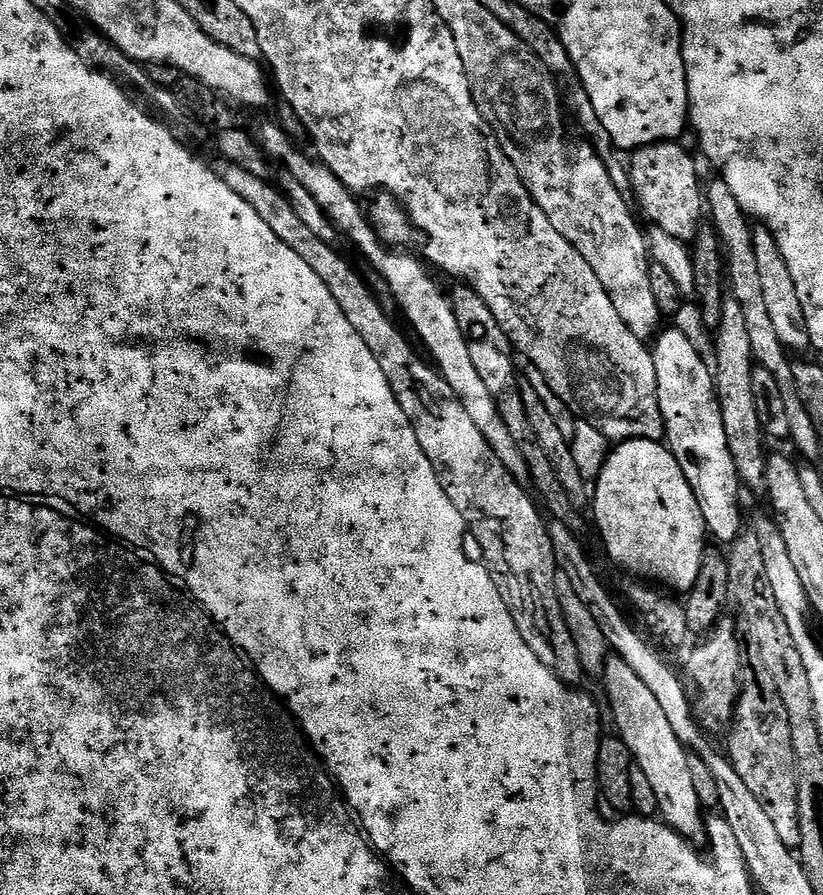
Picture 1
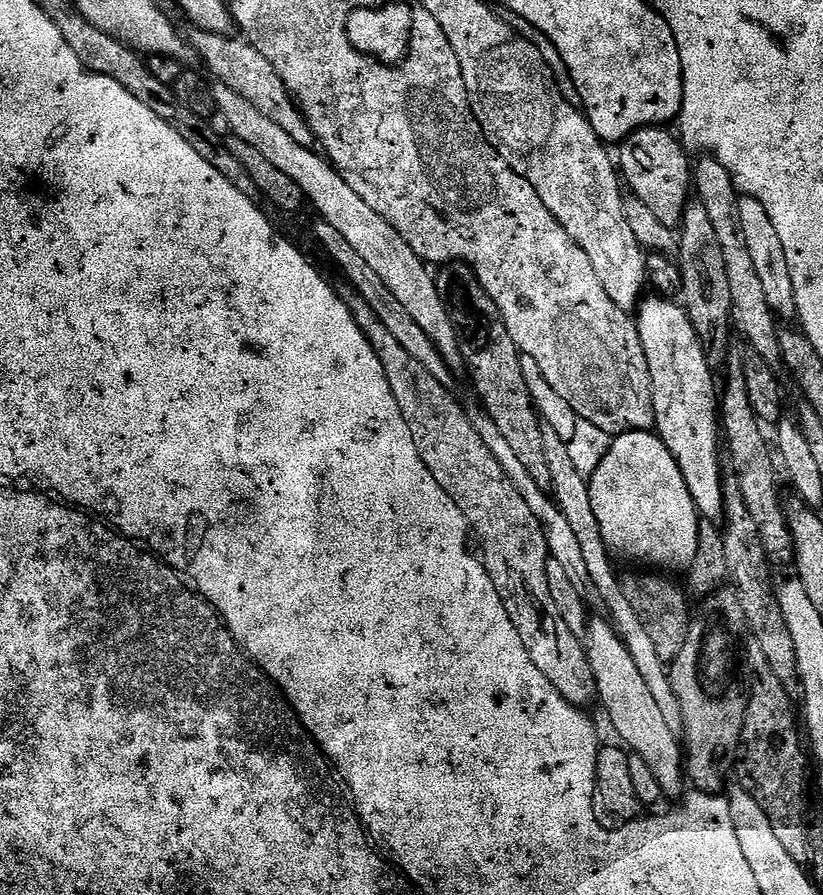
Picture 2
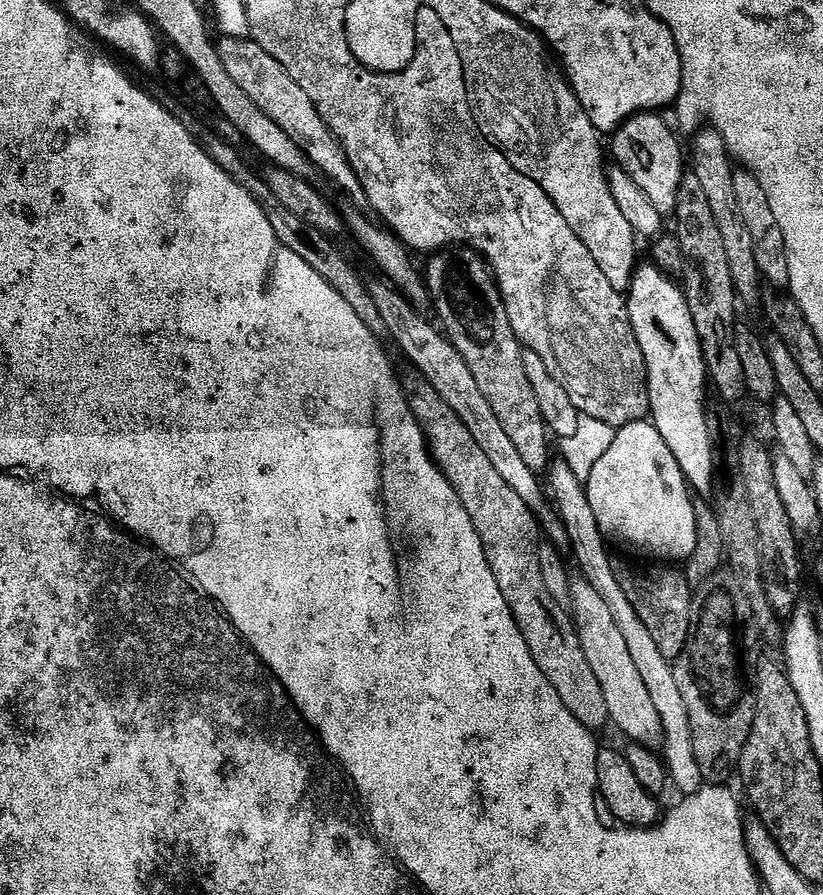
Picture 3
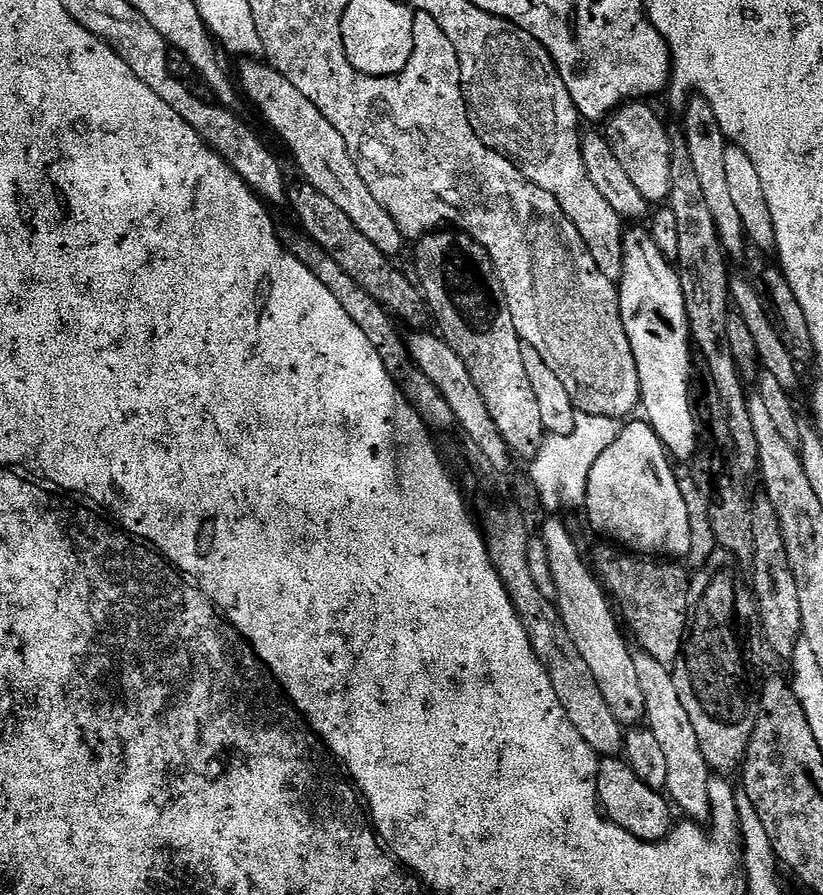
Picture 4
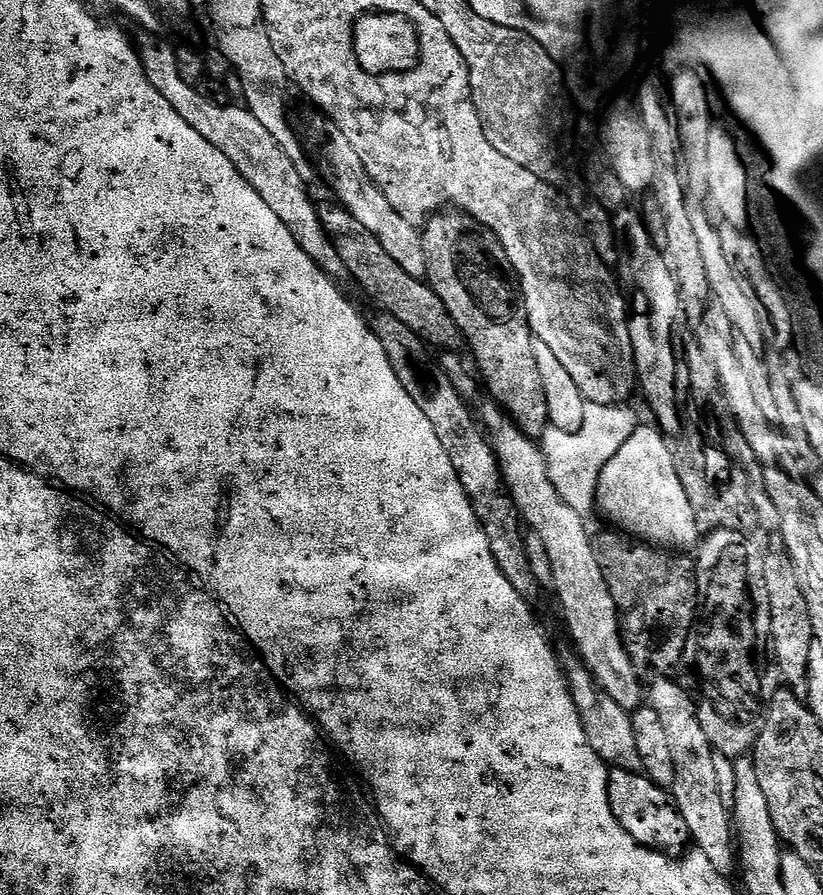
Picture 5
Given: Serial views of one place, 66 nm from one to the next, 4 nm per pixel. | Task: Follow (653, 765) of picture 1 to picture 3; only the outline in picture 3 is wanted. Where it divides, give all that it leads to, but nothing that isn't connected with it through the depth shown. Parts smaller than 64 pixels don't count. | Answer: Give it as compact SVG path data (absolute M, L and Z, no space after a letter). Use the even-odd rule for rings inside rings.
M576 578L569 586L568 604L576 633L582 642L582 650L586 654L586 662L590 662L590 670L594 670L598 686L602 686L602 694L606 697L609 721L613 725L617 724L629 736L629 741L649 746L659 745L664 731L658 710L654 710L654 702L634 667L634 658L630 658L630 649L618 631L606 602L599 596L598 590L590 586L590 582Z

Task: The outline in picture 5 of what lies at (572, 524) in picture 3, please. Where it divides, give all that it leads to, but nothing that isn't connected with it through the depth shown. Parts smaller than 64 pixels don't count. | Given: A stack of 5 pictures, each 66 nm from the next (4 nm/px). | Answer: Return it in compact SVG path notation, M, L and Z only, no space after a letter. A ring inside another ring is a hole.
M660 676L649 688L647 685L646 704L658 716L658 726L661 727L668 757L672 763L672 782L670 785L672 803L675 804L678 814L682 814L682 822L686 826L691 843L710 860L714 867L721 870L728 870L728 867L732 868L734 864L734 835L730 812L726 807L725 797L724 800L720 797L720 784L716 781L716 764L712 761L714 752L706 736L702 734L691 696L680 687L675 679L667 680L666 677Z

